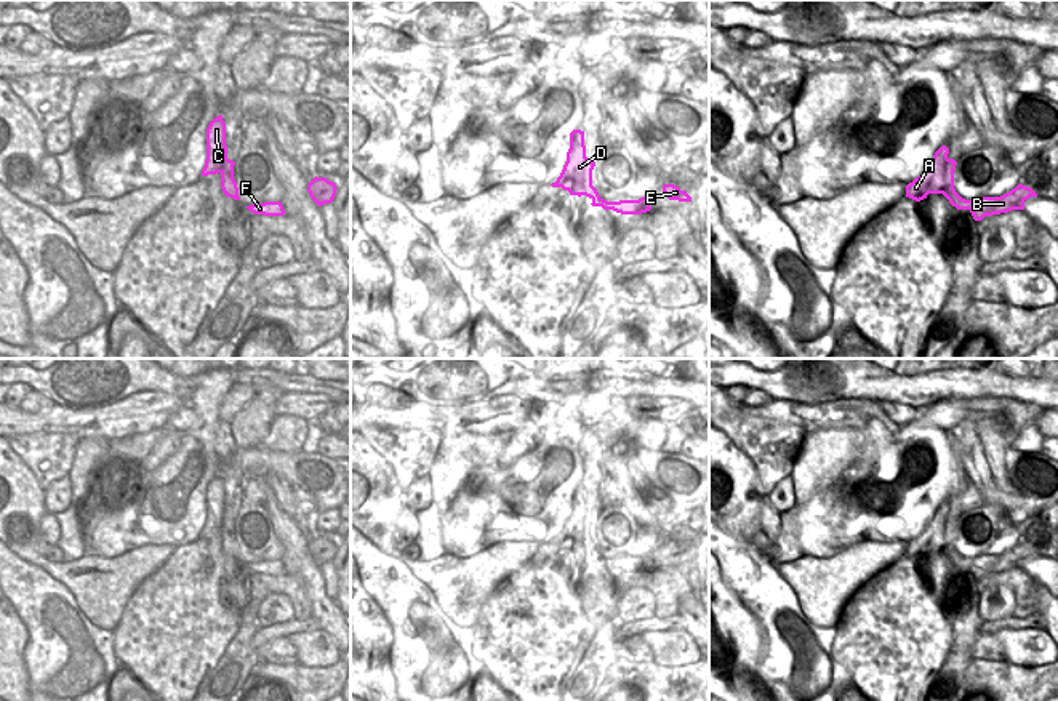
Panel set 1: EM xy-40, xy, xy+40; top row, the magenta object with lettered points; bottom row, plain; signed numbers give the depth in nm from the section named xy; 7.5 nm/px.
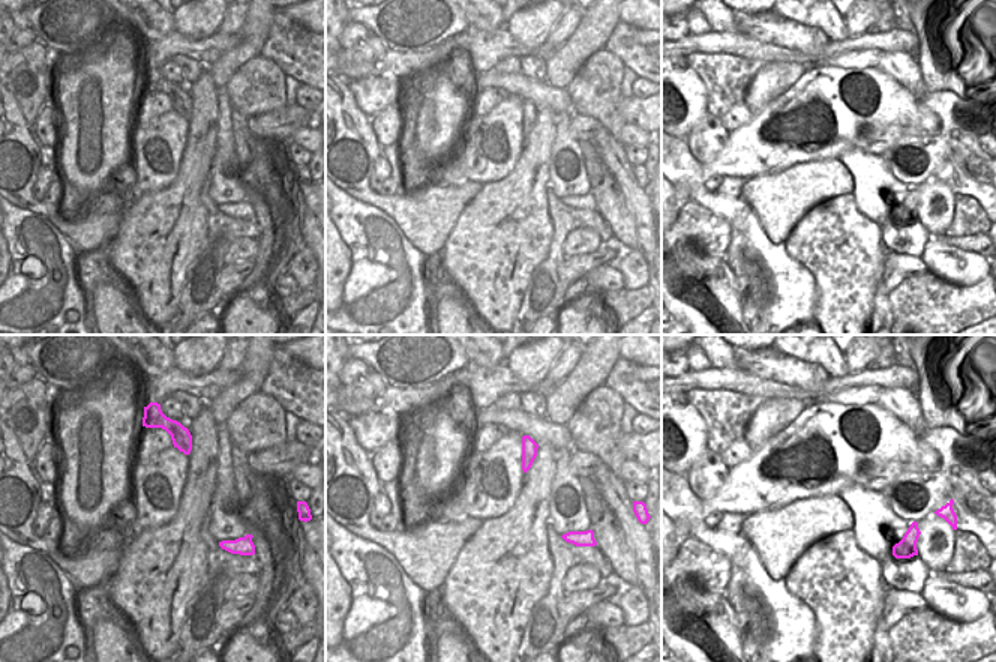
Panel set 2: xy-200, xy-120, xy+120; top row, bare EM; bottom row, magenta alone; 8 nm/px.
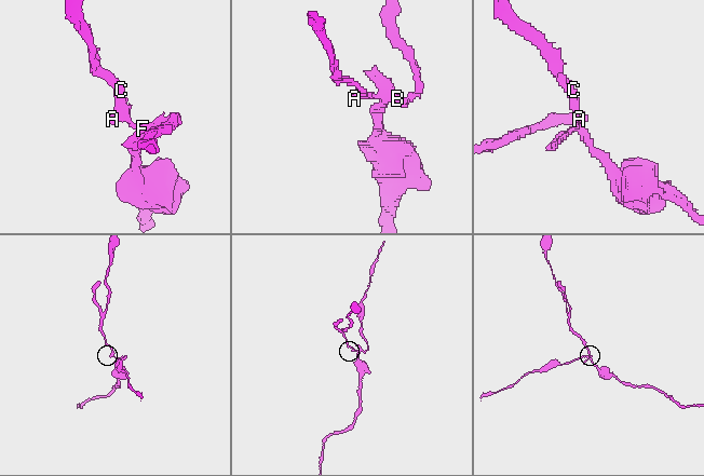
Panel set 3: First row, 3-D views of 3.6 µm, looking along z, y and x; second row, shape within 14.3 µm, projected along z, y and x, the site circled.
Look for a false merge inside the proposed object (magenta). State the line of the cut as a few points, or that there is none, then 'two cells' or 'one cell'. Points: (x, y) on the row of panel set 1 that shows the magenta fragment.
cut xy+40 (973, 200), (970, 212); two cells

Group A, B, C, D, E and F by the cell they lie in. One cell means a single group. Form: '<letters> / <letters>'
A C D / B E F

